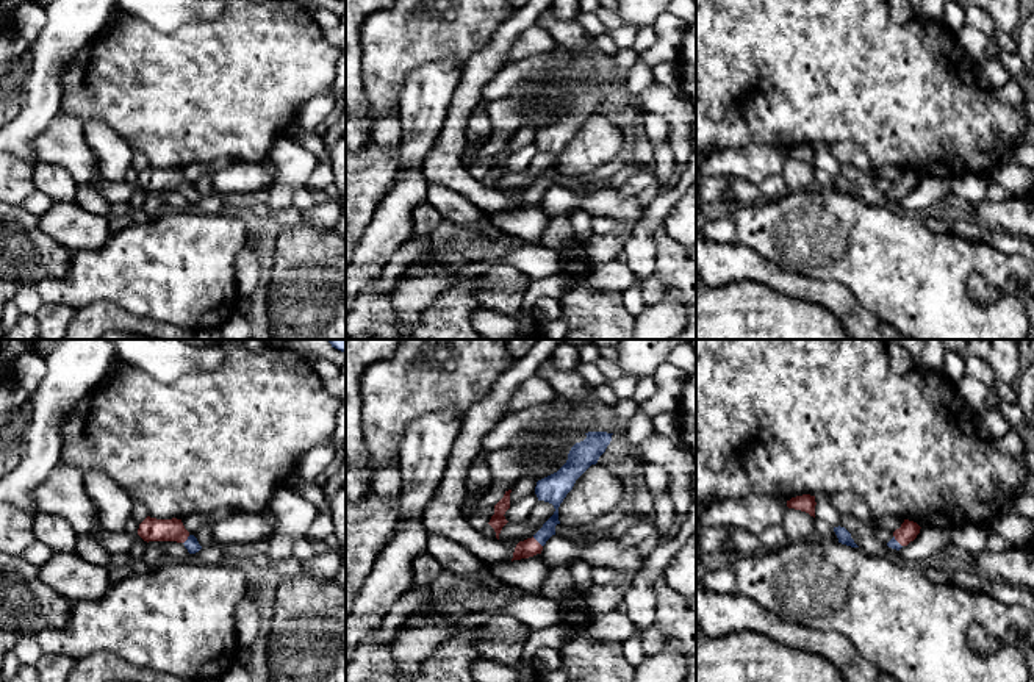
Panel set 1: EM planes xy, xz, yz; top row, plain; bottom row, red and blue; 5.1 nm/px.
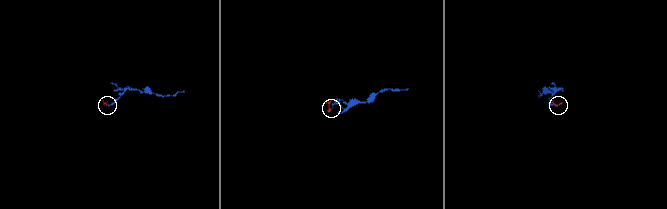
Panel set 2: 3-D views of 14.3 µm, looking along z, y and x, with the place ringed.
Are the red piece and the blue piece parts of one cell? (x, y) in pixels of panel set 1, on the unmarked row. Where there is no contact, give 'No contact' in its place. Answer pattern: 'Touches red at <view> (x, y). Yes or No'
Touches red at xz (537, 191). Yes

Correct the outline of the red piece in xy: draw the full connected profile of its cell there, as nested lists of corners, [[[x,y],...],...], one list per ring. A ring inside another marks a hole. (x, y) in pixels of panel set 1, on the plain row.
[[[147,166],[138,178],[138,185],[144,191],[177,191],[183,192],[189,203],[196,203],[202,199],[197,188],[191,185],[181,169],[156,169]]]

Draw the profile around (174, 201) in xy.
[[[167,191],[163,194],[166,210],[189,210],[189,202],[183,192]]]

